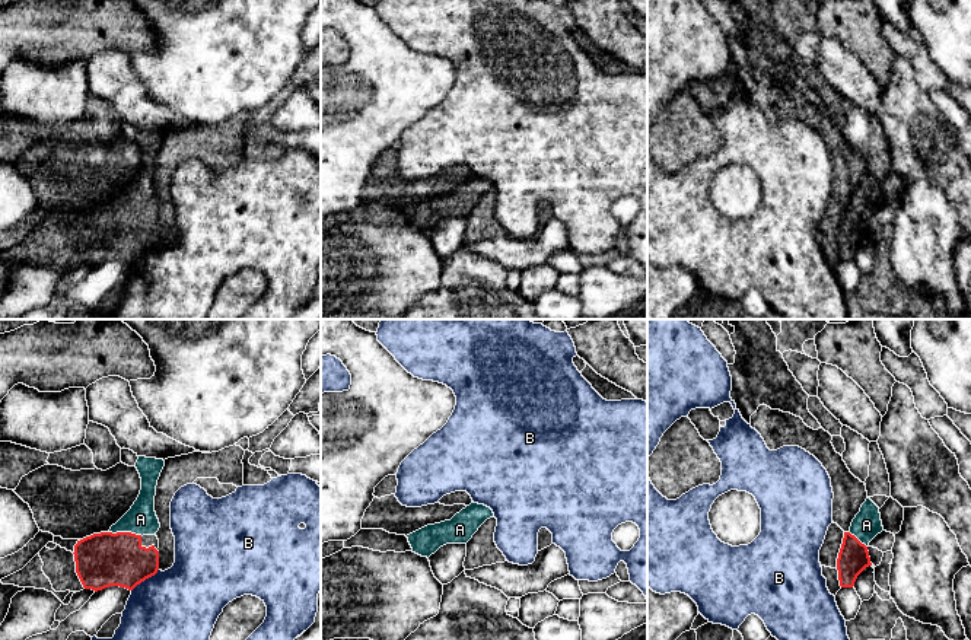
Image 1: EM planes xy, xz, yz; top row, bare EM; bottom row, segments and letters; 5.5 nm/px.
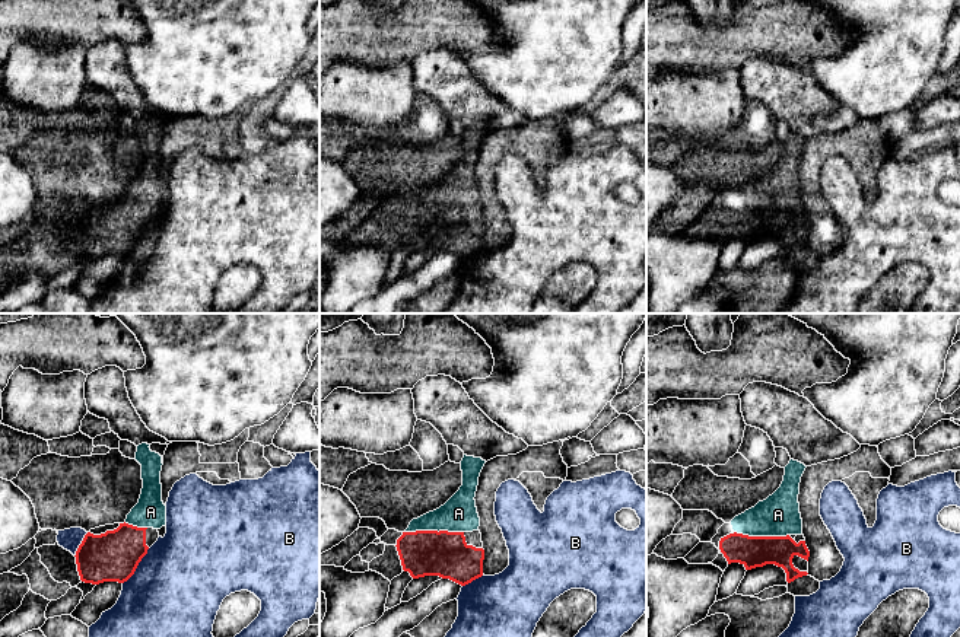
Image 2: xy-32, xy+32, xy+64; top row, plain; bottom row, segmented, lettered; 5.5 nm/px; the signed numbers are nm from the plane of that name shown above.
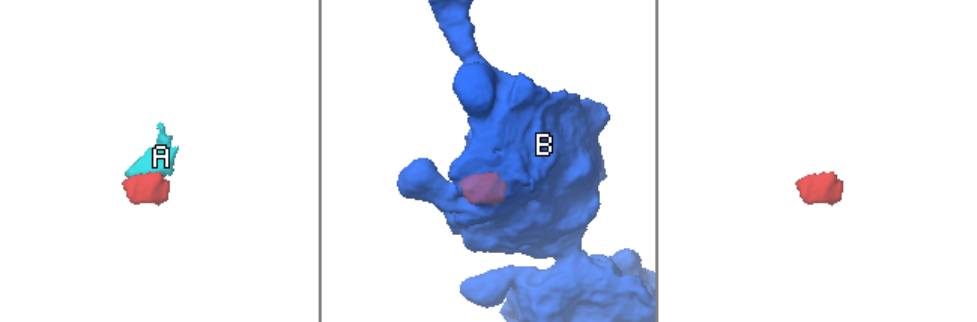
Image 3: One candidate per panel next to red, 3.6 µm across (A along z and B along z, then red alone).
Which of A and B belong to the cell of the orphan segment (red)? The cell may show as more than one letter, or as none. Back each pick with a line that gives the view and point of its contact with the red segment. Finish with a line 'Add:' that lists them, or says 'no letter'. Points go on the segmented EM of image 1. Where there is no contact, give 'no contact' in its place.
A: contact xy (126, 532)
Add: A

